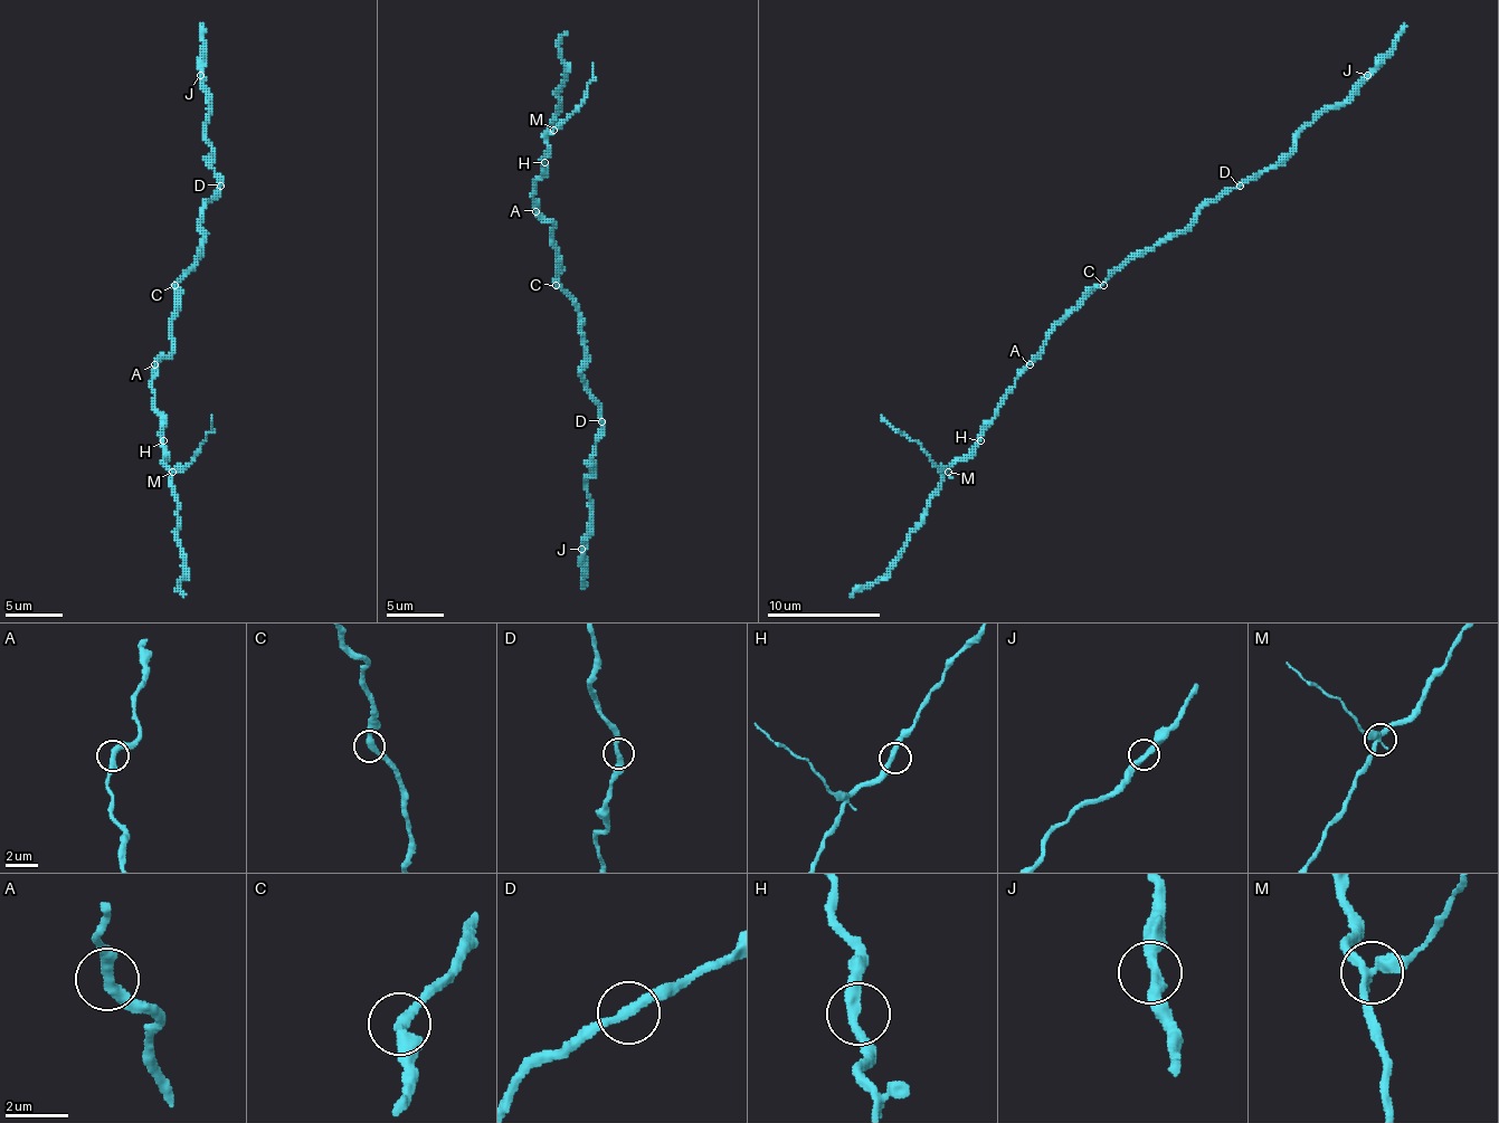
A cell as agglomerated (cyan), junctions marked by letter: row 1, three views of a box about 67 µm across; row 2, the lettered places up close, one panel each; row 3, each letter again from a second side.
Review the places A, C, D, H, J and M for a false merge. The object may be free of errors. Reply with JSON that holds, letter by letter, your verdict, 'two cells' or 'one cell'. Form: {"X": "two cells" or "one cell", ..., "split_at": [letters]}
{"A": "one cell", "C": "one cell", "D": "one cell", "H": "one cell", "J": "one cell", "M": "two cells", "split_at": ["M"]}

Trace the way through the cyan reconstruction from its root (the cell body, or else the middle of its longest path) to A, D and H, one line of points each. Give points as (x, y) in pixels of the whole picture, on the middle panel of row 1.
A: (559, 282), (559, 248), (553, 243), (553, 225), (535, 211)
D: (559, 282), (559, 287), (579, 313), (579, 333), (585, 339), (581, 381), (598, 407), (601, 421)
H: (559, 282), (559, 248), (553, 243), (553, 225), (539, 213), (539, 202), (533, 197), (544, 162)

